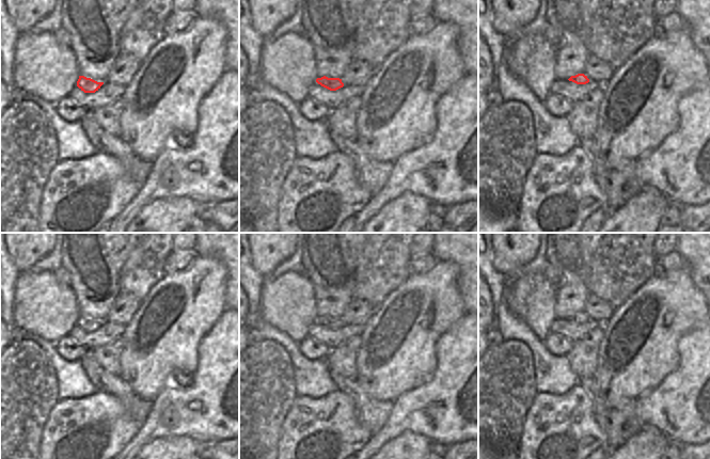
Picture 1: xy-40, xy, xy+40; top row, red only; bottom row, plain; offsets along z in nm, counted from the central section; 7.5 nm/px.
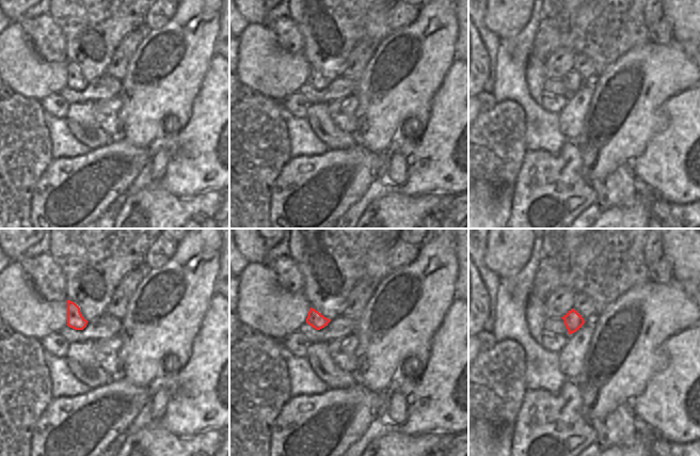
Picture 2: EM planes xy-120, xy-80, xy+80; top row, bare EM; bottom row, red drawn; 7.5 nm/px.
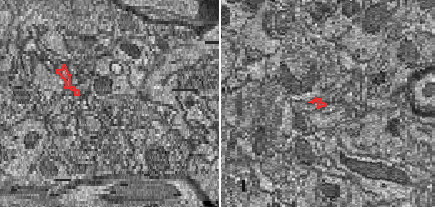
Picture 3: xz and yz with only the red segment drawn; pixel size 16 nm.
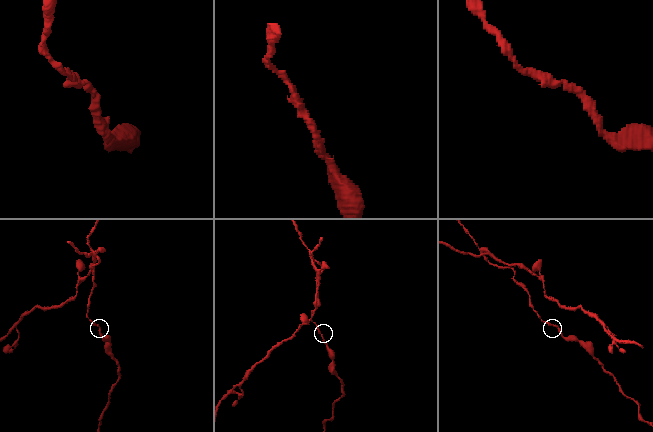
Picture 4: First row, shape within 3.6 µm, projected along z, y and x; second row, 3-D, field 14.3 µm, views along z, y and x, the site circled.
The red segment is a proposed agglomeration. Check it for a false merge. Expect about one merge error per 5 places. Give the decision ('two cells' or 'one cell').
one cell

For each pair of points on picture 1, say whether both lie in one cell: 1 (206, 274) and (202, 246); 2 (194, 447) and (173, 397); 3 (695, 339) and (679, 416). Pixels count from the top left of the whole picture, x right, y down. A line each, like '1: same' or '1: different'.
1: different
2: different
3: same

